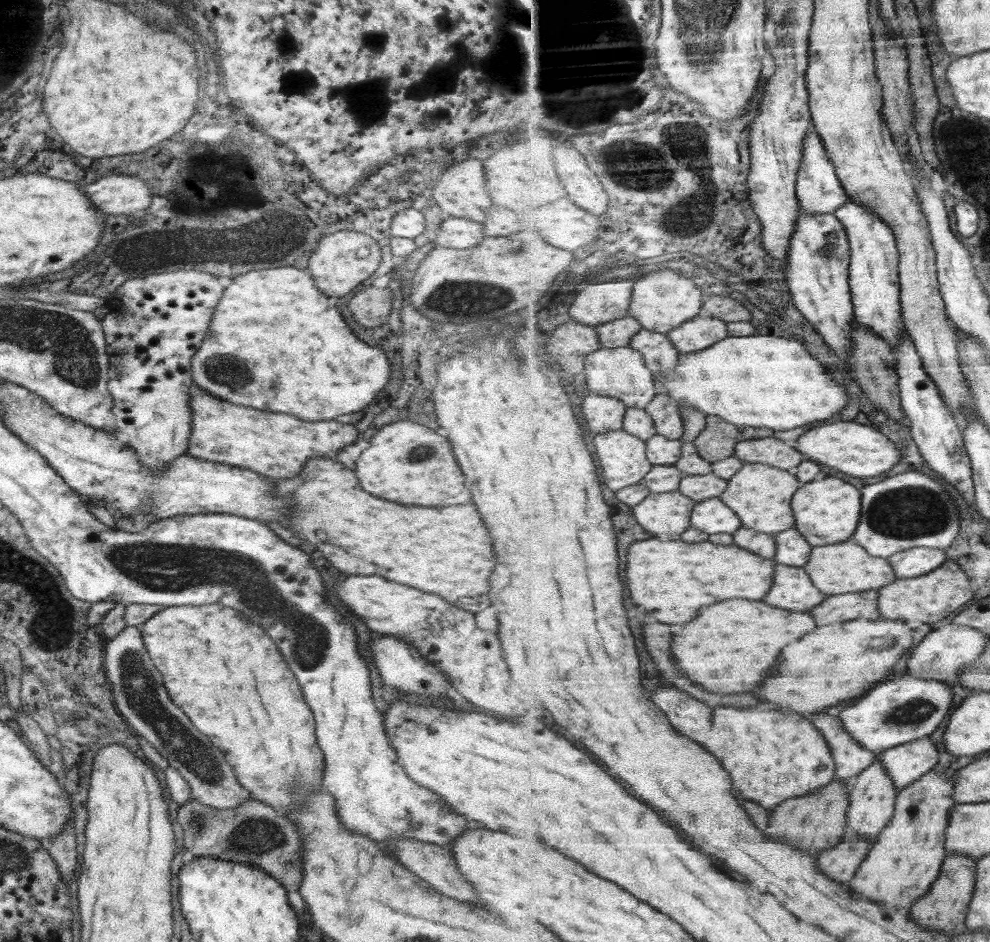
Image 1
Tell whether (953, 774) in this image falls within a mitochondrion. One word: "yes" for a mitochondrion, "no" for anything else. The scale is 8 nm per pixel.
no

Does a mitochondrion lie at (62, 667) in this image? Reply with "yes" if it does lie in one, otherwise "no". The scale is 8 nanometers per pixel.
no

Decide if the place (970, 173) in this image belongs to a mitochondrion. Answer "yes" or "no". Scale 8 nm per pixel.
yes

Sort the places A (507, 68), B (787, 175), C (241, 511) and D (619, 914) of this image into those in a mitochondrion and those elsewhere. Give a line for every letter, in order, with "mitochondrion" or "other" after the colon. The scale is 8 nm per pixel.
A: other
B: other
C: other
D: other

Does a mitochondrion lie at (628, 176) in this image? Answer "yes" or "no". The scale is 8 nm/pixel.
yes

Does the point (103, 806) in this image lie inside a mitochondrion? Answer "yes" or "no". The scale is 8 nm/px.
no

